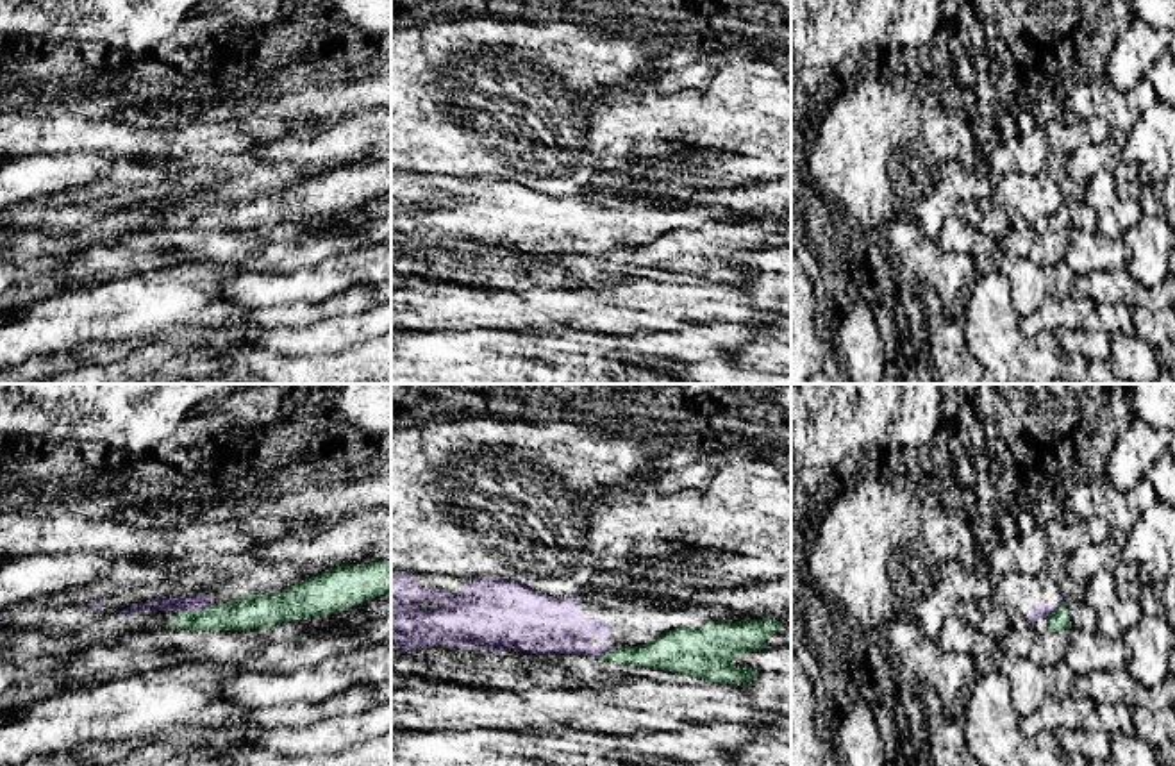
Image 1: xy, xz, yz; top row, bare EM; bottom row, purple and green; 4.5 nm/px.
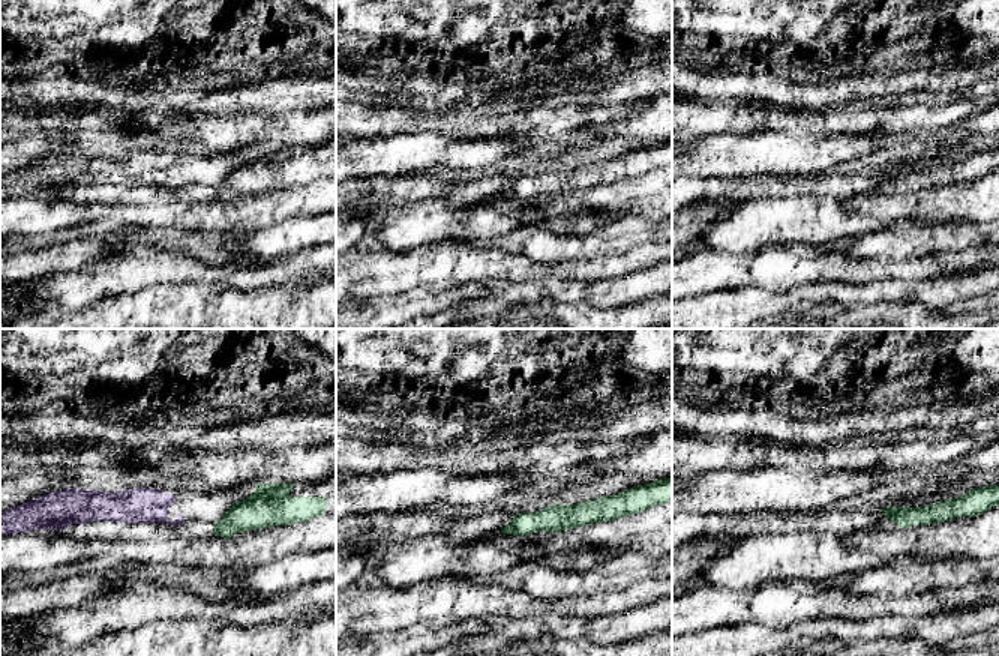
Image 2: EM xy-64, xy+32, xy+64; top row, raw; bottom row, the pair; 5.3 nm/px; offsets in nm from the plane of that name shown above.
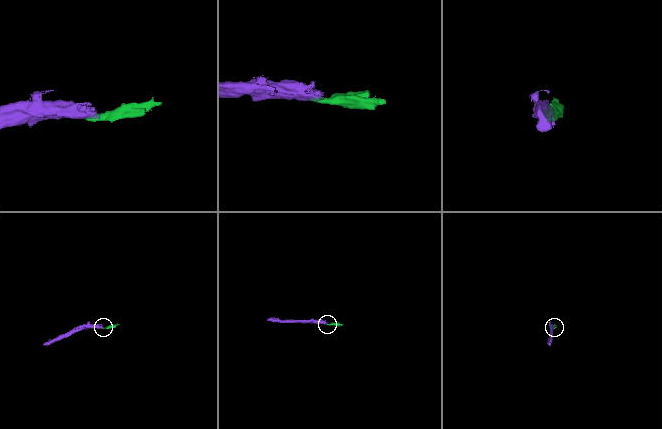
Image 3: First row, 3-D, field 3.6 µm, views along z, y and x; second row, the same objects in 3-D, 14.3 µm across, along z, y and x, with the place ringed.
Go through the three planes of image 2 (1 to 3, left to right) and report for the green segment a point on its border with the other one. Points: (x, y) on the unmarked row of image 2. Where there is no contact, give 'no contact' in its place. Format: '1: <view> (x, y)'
1: no contact
2: no contact
3: no contact

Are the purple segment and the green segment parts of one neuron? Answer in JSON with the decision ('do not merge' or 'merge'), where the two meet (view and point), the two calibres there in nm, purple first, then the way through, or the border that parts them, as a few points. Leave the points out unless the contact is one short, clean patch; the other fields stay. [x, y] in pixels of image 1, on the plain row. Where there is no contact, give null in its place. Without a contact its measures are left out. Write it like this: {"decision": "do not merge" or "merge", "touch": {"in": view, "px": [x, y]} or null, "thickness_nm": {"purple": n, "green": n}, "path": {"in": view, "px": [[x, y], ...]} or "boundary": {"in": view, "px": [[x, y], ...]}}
{"decision": "do not merge", "touch": {"in": "xy", "px": [193, 211]}, "thickness_nm": {"purple": 80, "green": 150}, "boundary": {"in": "xy", "px": [[209, 206], [199, 211], [179, 213]]}}

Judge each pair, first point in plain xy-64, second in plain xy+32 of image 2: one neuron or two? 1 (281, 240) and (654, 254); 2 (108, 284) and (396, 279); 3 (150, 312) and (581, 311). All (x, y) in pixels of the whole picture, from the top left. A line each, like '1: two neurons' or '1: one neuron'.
1: two neurons
2: one neuron
3: one neuron

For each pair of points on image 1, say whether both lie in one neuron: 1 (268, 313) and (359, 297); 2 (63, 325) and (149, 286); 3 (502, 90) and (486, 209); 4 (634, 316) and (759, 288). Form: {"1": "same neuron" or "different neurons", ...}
{"1": "same neuron", "2": "same neuron", "3": "different neurons", "4": "different neurons"}

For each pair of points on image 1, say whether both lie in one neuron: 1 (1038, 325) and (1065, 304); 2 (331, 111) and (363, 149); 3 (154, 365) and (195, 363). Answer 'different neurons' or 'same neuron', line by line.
1: same neuron
2: different neurons
3: same neuron

